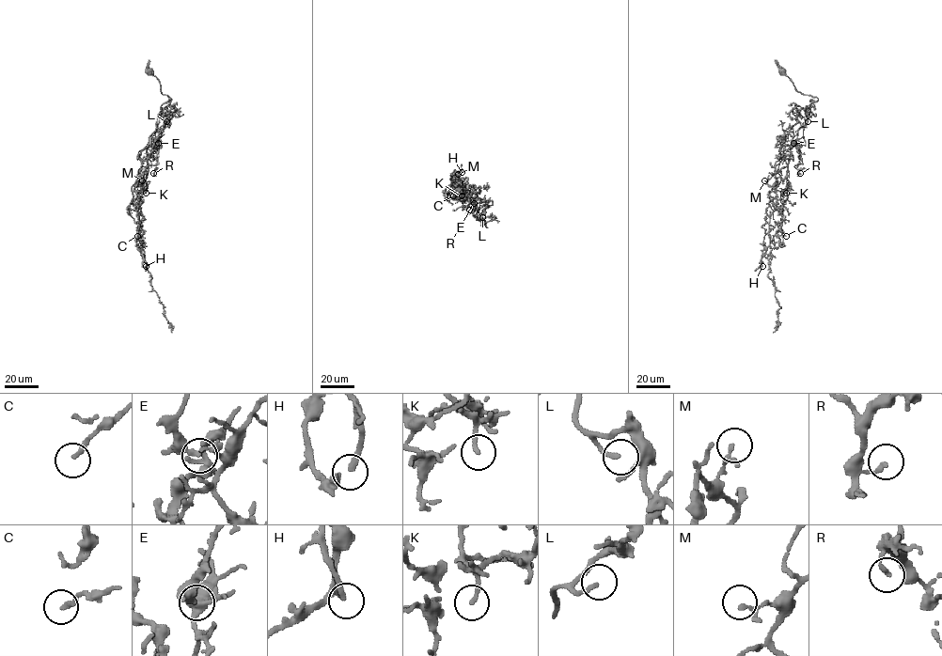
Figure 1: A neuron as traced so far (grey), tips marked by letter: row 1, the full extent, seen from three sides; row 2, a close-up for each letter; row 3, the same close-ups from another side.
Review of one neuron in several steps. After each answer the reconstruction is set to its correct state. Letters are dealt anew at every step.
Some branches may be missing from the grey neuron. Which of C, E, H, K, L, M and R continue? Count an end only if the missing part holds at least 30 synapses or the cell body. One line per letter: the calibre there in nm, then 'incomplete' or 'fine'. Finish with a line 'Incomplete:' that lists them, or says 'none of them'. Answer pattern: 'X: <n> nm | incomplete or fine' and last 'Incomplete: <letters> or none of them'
C: 200 nm | fine
E: 200 nm | fine
H: 240 nm | incomplete
K: 190 nm | incomplete
L: 170 nm | incomplete
M: 130 nm | fine
R: 160 nm | fine
Incomplete: H, K, L

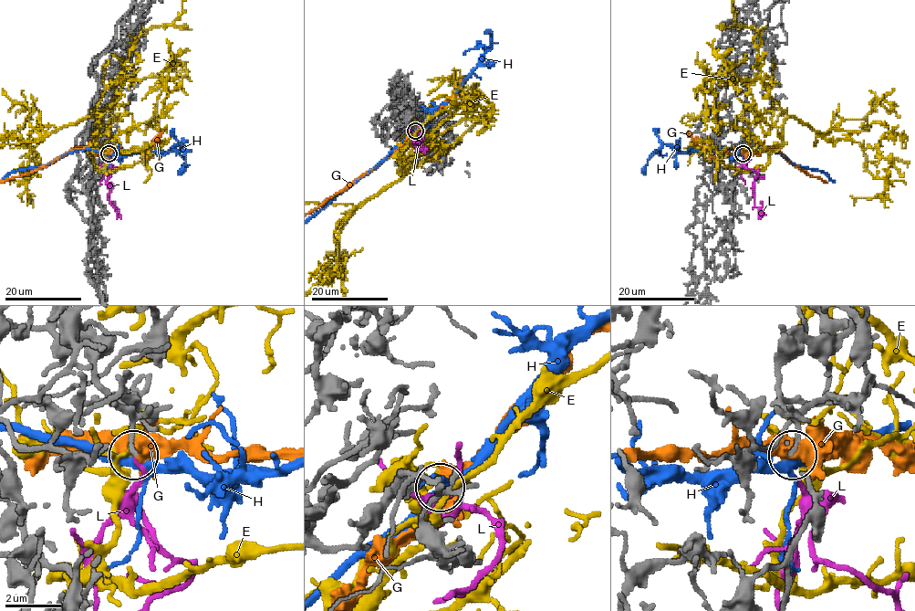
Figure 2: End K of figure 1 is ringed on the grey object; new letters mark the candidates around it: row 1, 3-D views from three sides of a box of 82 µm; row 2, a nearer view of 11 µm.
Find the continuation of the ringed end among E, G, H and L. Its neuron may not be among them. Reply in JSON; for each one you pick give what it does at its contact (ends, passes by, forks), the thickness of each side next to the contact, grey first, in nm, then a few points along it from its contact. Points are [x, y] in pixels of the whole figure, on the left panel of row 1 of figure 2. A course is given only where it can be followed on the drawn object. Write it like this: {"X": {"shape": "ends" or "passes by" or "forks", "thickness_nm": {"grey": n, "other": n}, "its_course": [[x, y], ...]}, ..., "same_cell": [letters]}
{"L": {"shape": "ends", "thickness_nm": {"grey": 170, "other": 160}, "its_course": [[109, 153], [109, 162], [116, 169], [107, 181], [109, 201], [121, 218]]}, "same_cell": ["L"]}

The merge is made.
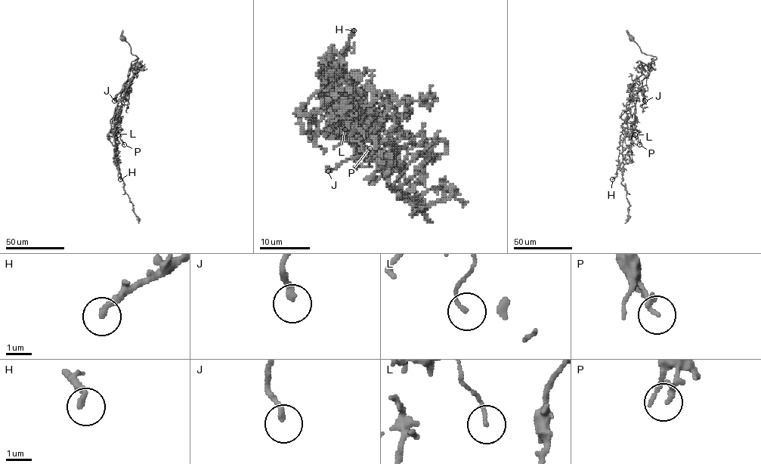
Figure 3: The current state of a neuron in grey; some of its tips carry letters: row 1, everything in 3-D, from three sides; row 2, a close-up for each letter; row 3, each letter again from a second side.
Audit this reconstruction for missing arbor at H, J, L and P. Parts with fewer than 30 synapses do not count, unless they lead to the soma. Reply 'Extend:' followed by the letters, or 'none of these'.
Extend: H, J

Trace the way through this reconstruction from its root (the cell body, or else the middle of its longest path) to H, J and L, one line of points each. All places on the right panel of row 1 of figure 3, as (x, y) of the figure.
H: (630, 38), (642, 52), (657, 58), (637, 94), (635, 119), (623, 140), (623, 161), (612, 179)
J: (630, 38), (642, 52), (657, 57), (651, 62), (649, 75), (642, 81), (641, 91), (644, 100)
L: (630, 38), (642, 52), (657, 57), (637, 94), (635, 134)

